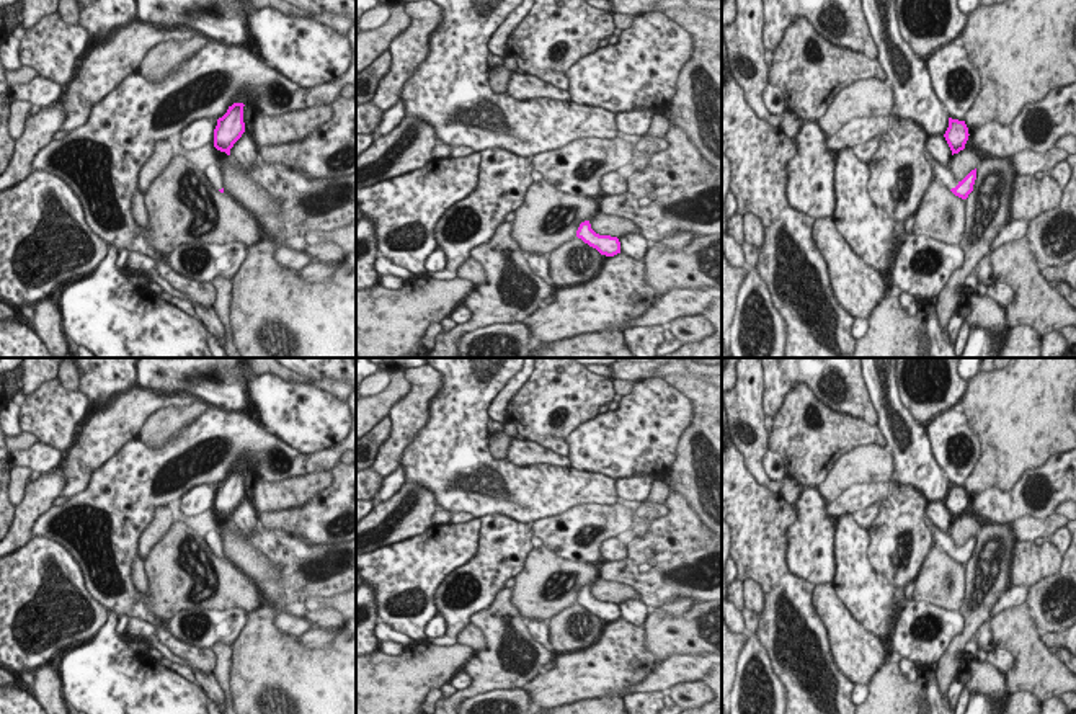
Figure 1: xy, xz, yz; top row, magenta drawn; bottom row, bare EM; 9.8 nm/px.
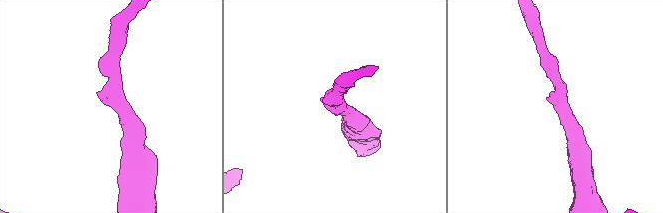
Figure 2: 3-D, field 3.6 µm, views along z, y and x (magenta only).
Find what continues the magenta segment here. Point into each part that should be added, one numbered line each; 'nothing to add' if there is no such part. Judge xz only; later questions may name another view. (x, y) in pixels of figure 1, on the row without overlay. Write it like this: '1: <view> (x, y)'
nothing to add

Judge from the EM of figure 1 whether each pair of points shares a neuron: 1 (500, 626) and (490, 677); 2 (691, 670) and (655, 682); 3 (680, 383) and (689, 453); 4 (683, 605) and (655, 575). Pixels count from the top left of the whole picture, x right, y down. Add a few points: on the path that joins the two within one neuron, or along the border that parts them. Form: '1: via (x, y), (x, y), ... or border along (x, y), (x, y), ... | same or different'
1: via (500, 639), (495, 651), (495, 664) | same
2: via (683, 670), (673, 670), (663, 678) | same
3: via (698, 399), (699, 428), (693, 435) | same
4: border along (696, 600), (676, 597), (653, 608) | different

